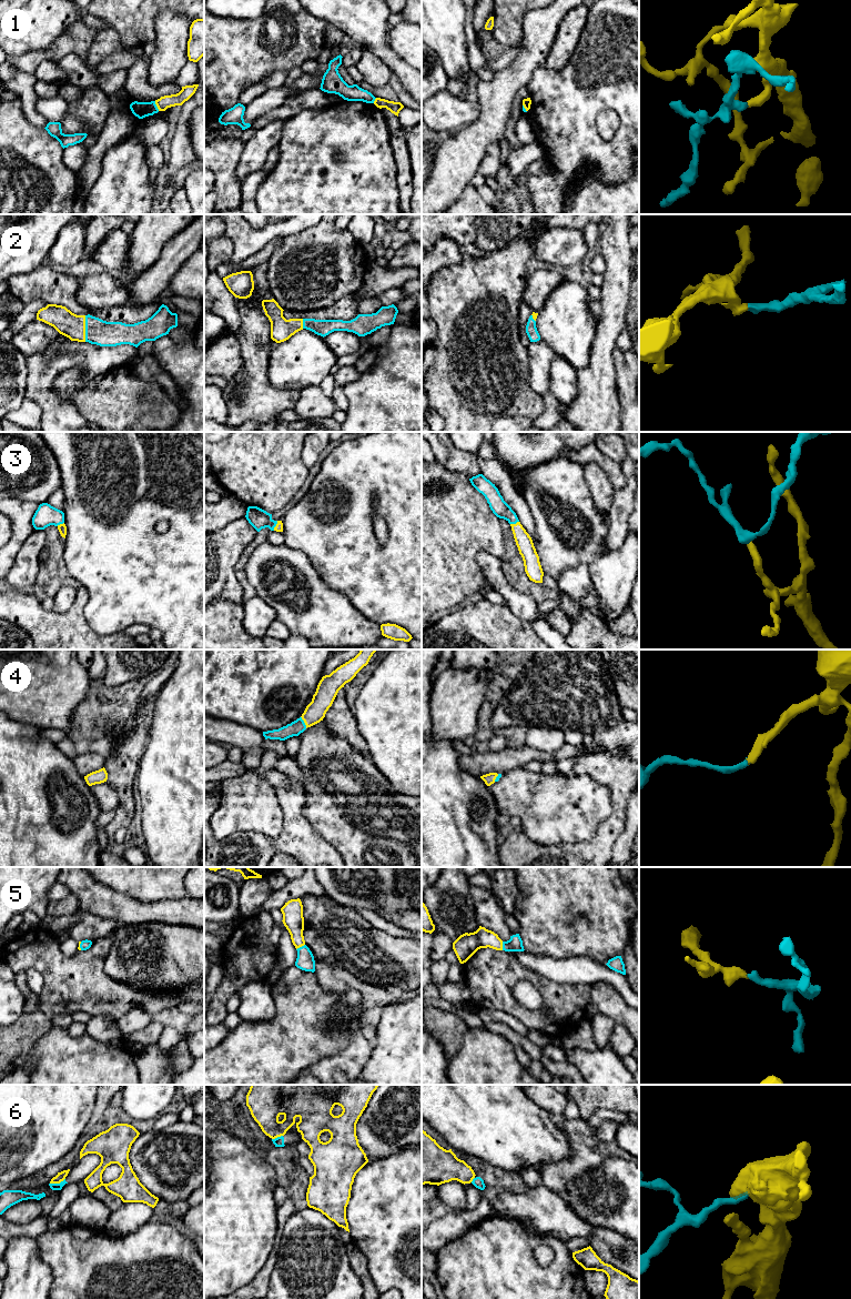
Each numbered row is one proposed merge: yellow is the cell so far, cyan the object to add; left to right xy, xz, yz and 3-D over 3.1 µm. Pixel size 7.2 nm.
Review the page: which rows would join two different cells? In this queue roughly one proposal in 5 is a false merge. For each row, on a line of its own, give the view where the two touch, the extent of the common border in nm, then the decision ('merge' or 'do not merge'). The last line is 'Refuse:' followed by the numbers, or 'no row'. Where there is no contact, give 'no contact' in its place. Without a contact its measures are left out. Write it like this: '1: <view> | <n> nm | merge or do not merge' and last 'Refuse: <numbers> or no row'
1: xy | 80 nm | do not merge
2: xy | 190 nm | merge
3: xz | 80 nm | merge
4: xz | 100 nm | merge
5: xz | 80 nm | merge
6: xy | 120 nm | do not merge
Refuse: 1, 6

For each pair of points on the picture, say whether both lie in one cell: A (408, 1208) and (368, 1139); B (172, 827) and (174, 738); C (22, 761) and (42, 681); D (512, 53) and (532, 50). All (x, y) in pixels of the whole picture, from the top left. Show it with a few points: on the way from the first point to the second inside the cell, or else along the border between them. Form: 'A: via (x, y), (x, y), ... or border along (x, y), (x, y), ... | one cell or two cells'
A: border along (404, 1149), (368, 1161) | two cells
B: via (172, 805), (171, 793), (174, 789), (174, 761) | one cell
C: border along (11, 718), (42, 729) | two cells
D: border along (517, 47), (517, 56), (507, 66), (496, 68) | two cells

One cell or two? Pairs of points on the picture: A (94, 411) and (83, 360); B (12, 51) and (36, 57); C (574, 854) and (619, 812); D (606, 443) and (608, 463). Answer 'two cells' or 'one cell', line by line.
A: two cells
B: two cells
C: one cell
D: two cells

